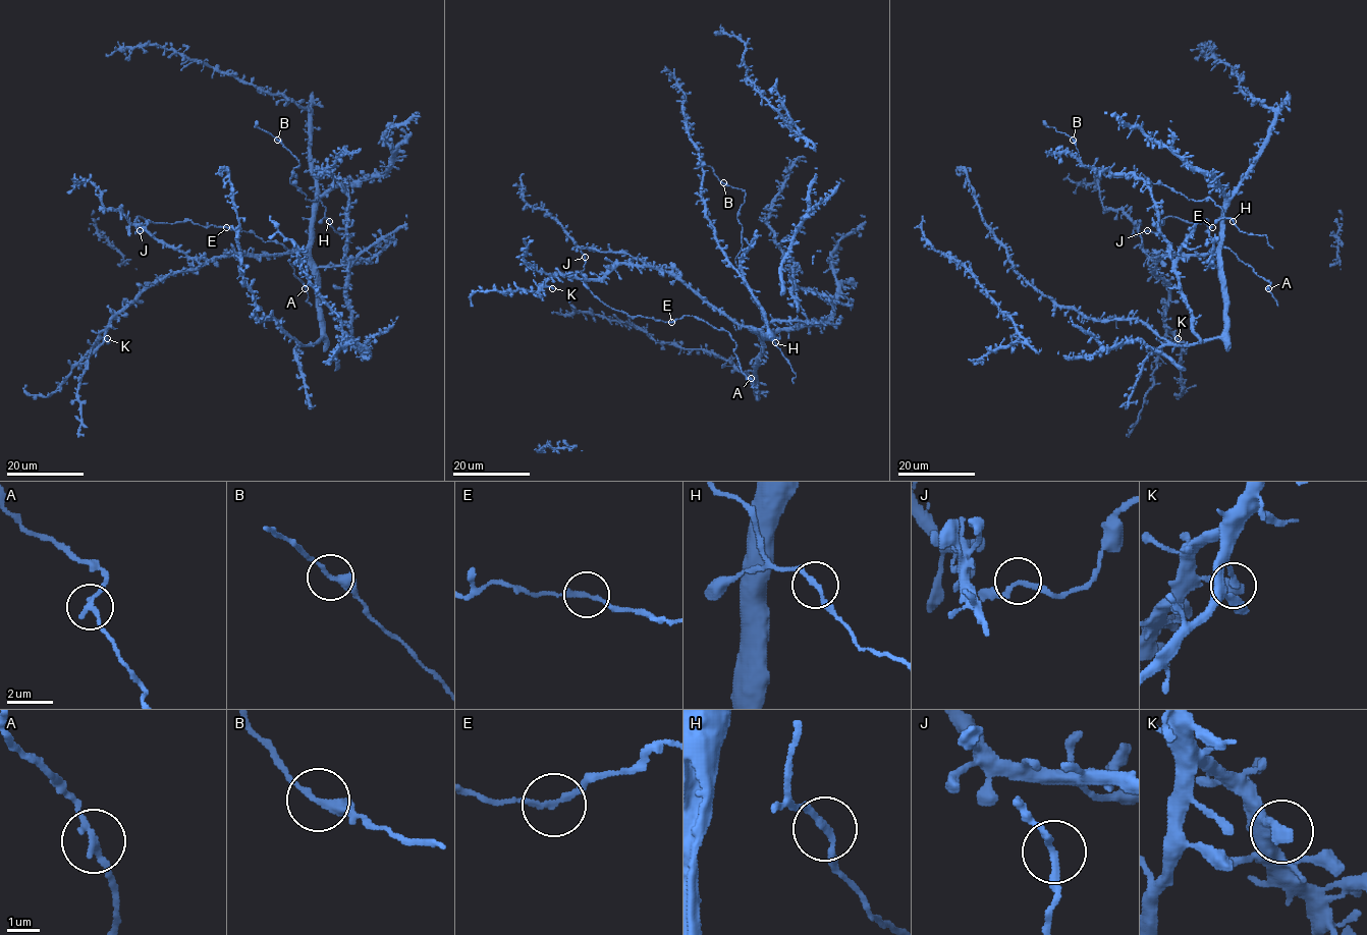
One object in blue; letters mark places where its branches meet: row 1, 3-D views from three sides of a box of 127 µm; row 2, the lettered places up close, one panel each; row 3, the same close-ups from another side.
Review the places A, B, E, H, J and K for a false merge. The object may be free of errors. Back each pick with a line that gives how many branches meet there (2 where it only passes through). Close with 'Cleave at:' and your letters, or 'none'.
Cleave at: none

